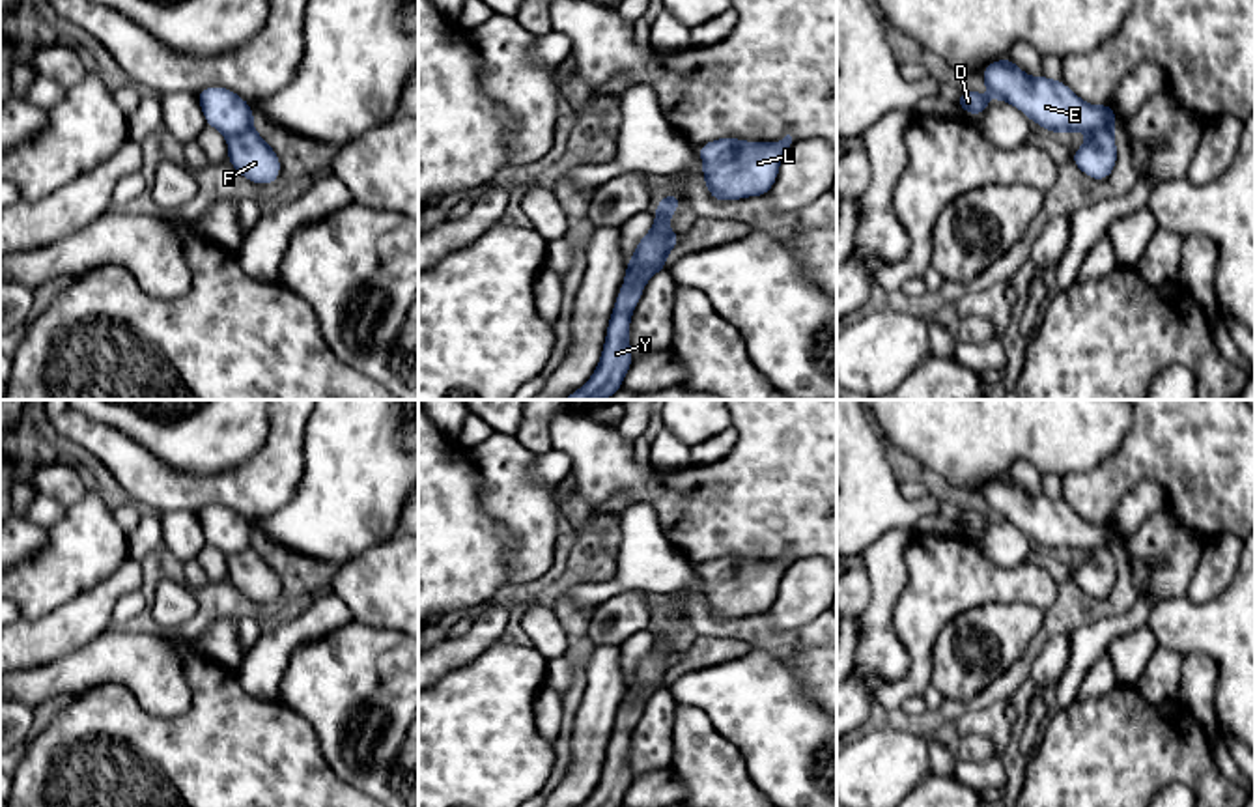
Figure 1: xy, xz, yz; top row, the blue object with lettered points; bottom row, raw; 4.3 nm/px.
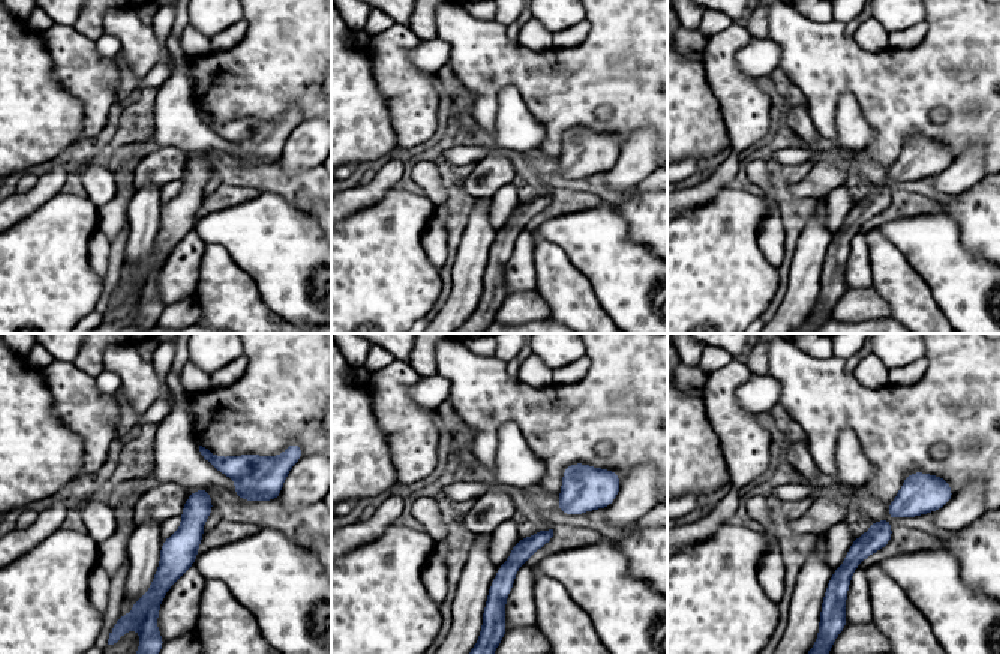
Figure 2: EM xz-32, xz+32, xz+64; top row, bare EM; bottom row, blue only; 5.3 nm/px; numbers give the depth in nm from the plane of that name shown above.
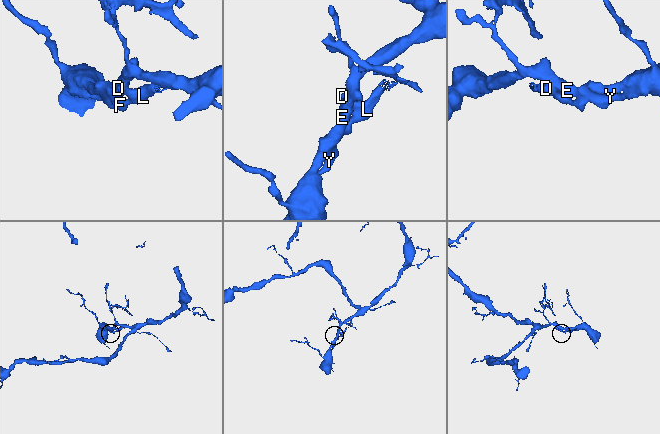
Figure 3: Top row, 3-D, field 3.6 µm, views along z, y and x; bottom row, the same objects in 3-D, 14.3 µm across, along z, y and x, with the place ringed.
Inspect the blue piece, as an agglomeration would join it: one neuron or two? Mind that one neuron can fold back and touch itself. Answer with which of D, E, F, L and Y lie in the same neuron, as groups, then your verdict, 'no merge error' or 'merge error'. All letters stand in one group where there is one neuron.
D F L Y / E; merge error

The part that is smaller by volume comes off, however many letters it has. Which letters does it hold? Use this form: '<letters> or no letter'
D, F, L, Y

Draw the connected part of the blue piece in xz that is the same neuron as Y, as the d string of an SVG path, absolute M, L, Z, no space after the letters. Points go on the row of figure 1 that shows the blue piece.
M622 286L607 325L601 359L592 377L564 400L605 400L622 389L622 381L633 362L629 349L629 321L642 295L642 286Z

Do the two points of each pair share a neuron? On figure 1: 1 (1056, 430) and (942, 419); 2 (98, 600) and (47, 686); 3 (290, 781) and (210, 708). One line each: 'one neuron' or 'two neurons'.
1: one neuron
2: two neurons
3: one neuron

